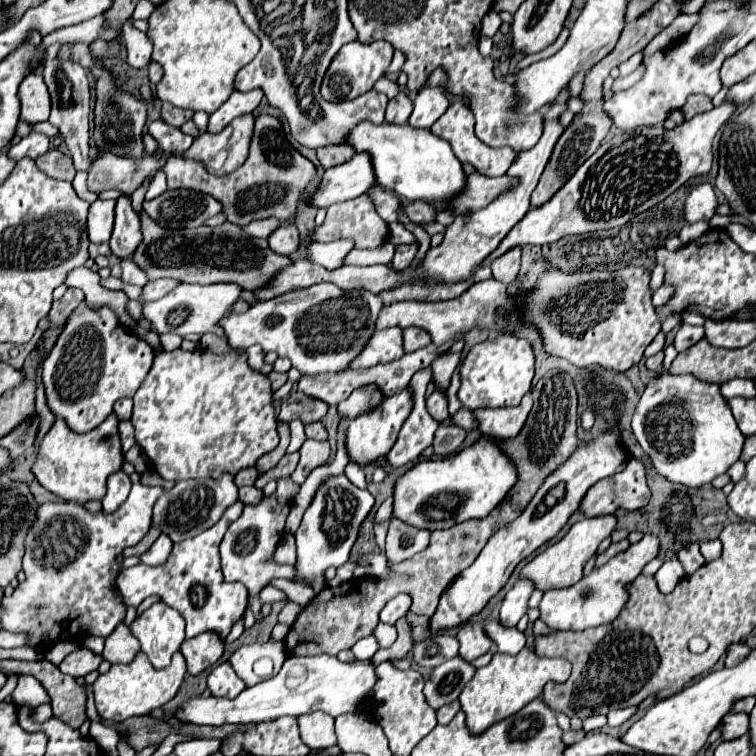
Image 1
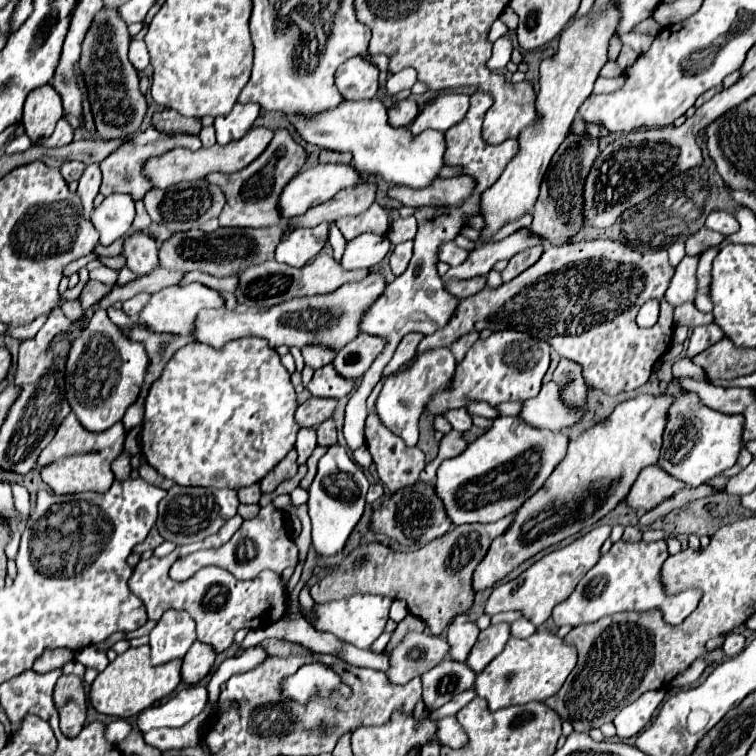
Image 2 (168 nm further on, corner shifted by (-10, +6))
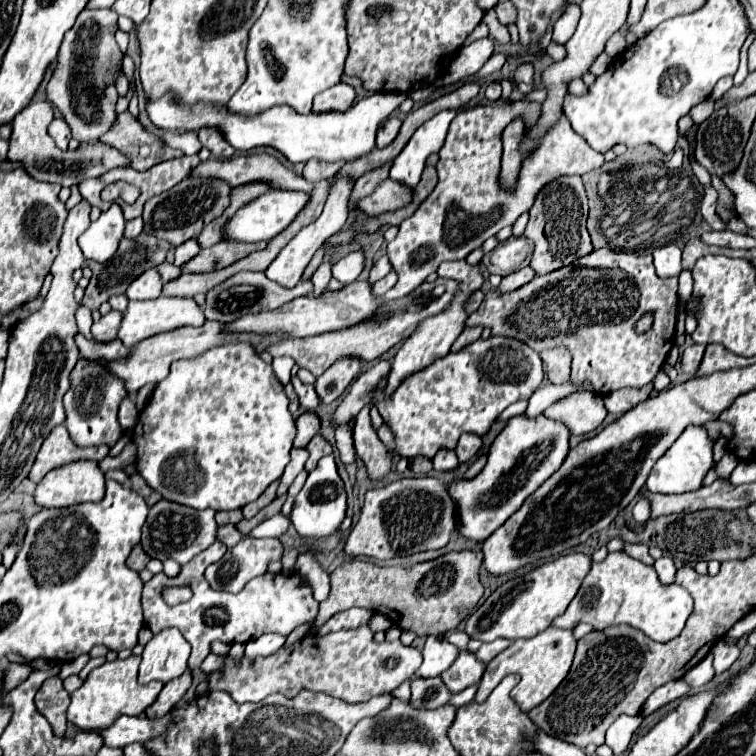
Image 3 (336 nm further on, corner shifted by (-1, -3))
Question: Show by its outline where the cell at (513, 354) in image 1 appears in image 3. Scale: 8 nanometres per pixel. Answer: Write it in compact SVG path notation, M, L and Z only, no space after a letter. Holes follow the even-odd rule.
M491 336L491 338L487 338L487 340L481 340L481 338L479 338L477 342L465 346L463 350L459 350L459 352L455 352L455 354L449 352L445 358L439 358L437 362L433 362L433 364L427 366L425 370L421 370L421 372L417 372L417 374L411 374L411 376L395 390L395 394L393 394L389 400L383 400L383 398L381 398L381 402L377 404L377 408L379 408L381 416L383 416L383 420L391 426L391 430L393 430L393 434L395 434L395 452L397 452L397 454L401 454L401 456L405 456L405 458L413 458L413 456L417 456L417 454L427 456L427 458L433 458L435 452L437 452L441 446L445 446L445 448L455 448L455 444L457 444L457 440L459 440L459 436L461 436L463 432L473 432L473 434L483 436L483 434L489 430L489 426L493 424L493 420L495 420L509 404L513 404L513 402L517 402L517 400L529 400L529 396L541 386L541 380L543 380L543 362L541 362L541 356L539 356L537 352L533 352L525 342L519 342L519 340L515 340L515 338L503 338L503 336Z

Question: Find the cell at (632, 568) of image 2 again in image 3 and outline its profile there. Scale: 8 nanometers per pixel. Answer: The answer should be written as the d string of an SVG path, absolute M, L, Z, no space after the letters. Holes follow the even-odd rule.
M609 552L603 562L593 562L577 596L571 600L565 614L557 616L551 626L571 630L585 622L595 630L601 630L613 624L629 624L655 642L669 642L681 634L691 612L693 598L681 586L663 584L653 566L647 566L625 552Z

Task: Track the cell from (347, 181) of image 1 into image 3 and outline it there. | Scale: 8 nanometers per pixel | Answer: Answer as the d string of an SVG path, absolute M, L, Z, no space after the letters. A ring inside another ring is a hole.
M269 190L257 200L237 210L237 214L225 226L225 240L239 240L239 242L271 240L281 230L285 230L293 222L293 218L297 218L297 214L305 208L307 202L309 202L309 194L301 194L295 190Z

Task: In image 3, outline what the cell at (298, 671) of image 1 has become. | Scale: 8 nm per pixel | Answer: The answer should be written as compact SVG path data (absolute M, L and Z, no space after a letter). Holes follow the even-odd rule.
M173 710L161 718L147 718L147 716L121 716L109 728L101 730L105 746L111 748L125 748L133 742L149 742L153 734L161 734L165 726L173 720Z

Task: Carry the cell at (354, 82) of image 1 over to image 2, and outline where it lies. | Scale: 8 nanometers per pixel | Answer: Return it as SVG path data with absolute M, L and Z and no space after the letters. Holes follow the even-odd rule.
M360 57L348 59L342 63L334 75L334 83L344 99L372 99L378 91L378 69L372 65L366 65Z

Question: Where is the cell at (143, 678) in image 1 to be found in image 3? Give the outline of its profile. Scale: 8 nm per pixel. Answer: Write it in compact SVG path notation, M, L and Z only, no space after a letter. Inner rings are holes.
M129 656L125 660L113 660L105 662L103 666L95 668L83 686L71 694L71 704L67 710L69 722L79 726L81 730L101 730L103 726L89 726L89 724L113 724L119 716L139 716L143 714L159 696L163 684L161 682L149 682L139 684L137 682L137 656Z

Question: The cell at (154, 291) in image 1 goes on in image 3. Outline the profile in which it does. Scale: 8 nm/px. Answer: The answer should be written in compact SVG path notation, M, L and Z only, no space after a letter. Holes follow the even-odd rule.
M111 310L109 314L105 314L99 322L93 324L91 332L93 332L93 338L97 342L109 342L117 336L117 330L121 326L121 314L123 312L117 312L117 310Z

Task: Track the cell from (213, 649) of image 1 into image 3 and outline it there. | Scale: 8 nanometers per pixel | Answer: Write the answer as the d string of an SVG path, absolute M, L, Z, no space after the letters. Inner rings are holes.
M187 670L185 674L181 674L181 678L175 678L173 682L167 682L167 684L163 686L161 694L157 696L157 700L145 710L145 714L147 714L149 718L159 718L159 716L167 714L169 710L173 710L173 708L181 702L183 694L189 690L191 682L193 682L191 670Z

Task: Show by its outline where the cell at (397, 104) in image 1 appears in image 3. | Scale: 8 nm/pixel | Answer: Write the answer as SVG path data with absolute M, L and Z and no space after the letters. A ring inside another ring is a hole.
M395 116L387 118L387 120L381 124L379 132L377 132L377 146L379 146L379 148L385 148L387 144L391 144L391 142L395 140L399 128L401 128L401 120L399 120L399 118L395 118Z

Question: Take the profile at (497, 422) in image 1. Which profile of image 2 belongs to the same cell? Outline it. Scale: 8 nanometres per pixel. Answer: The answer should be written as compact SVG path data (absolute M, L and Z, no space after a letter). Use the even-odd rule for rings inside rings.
M550 381L542 385L542 391L534 399L528 399L524 403L524 409L520 415L524 421L528 421L534 427L562 431L582 421L582 417L586 415L586 407L568 405L562 399L560 385Z

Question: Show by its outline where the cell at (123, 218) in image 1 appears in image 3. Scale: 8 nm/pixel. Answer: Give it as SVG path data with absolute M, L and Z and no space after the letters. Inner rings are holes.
M153 268L153 270L147 270L145 274L137 276L129 284L125 294L129 300L151 300L151 298L161 296L161 286L163 286L163 280L161 280L159 272Z

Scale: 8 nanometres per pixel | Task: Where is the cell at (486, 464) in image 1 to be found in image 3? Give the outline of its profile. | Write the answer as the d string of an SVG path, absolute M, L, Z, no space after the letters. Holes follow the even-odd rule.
M515 416L507 422L507 426L497 434L497 438L493 440L489 454L487 454L487 464L483 466L483 470L475 476L475 478L453 478L447 484L449 496L453 496L453 502L457 504L457 512L459 512L459 532L475 542L483 542L489 534L493 534L511 514L515 514L521 504L563 464L565 456L569 450L569 430L555 420L537 416L537 418L527 418L527 416Z

